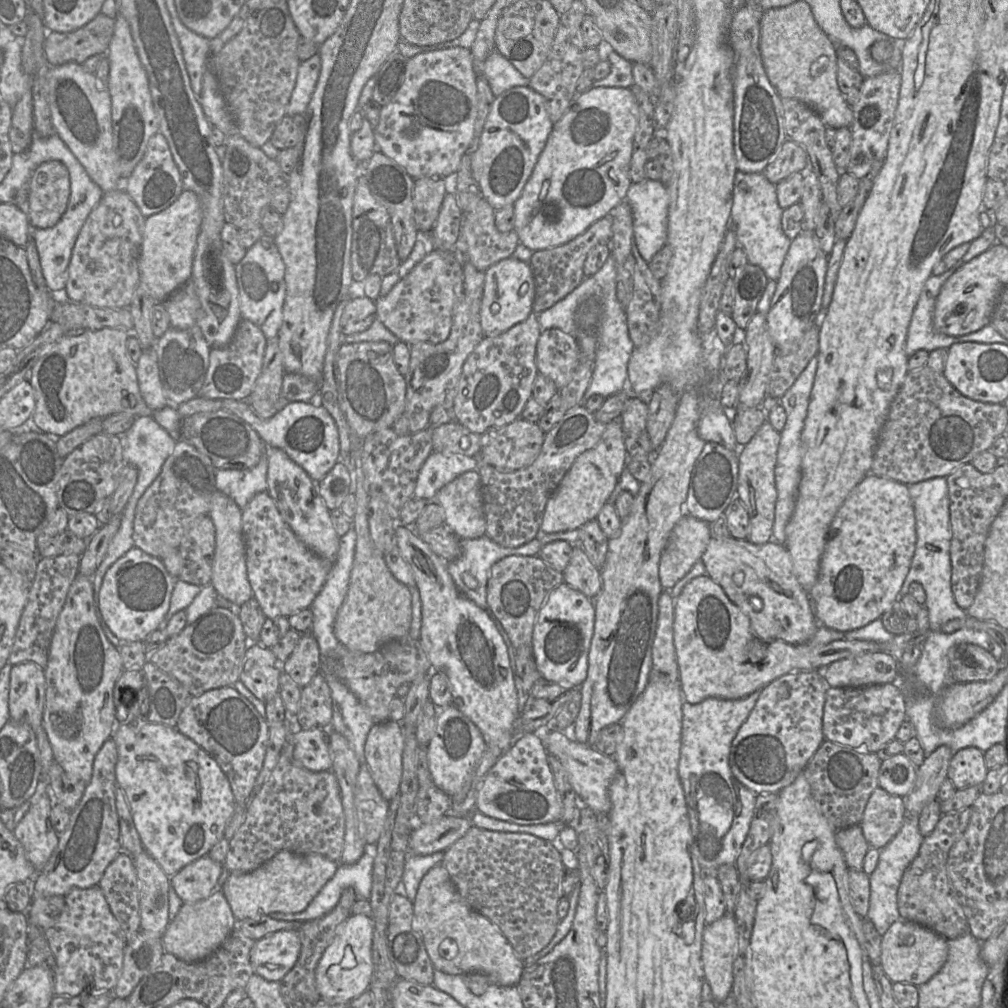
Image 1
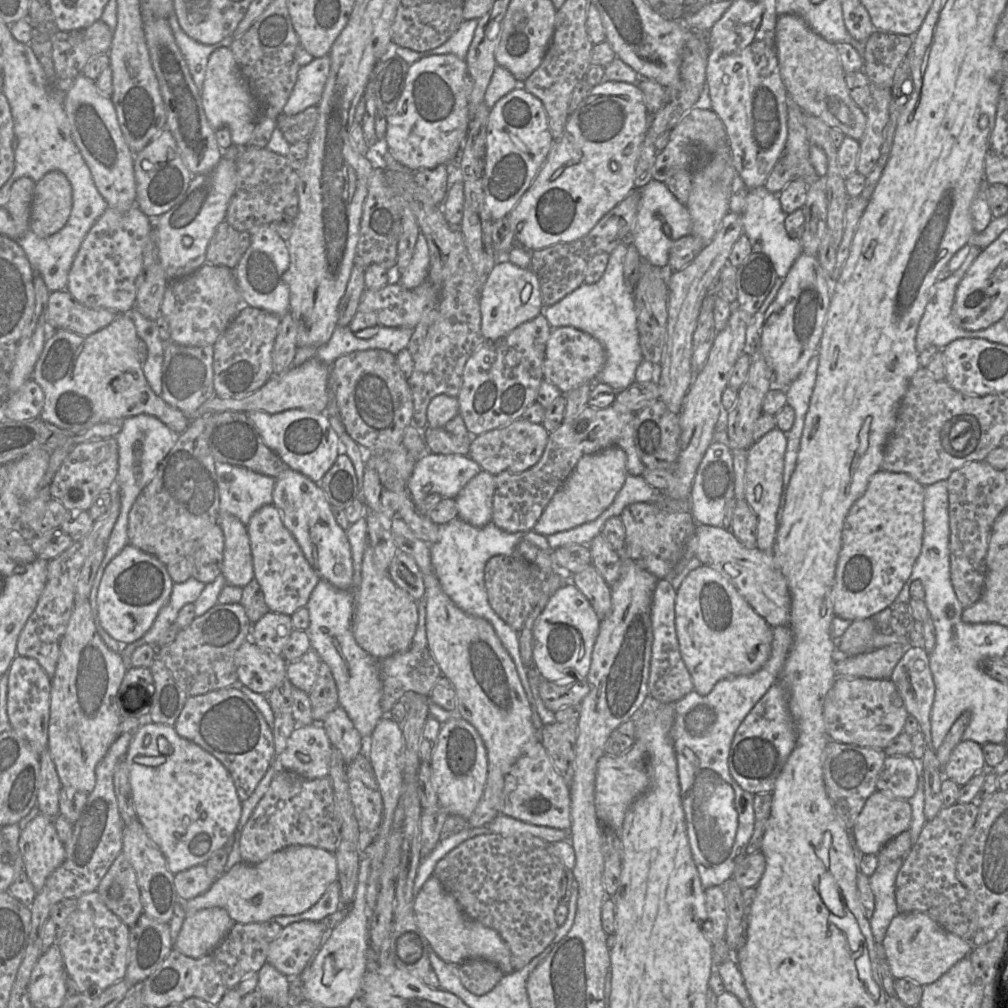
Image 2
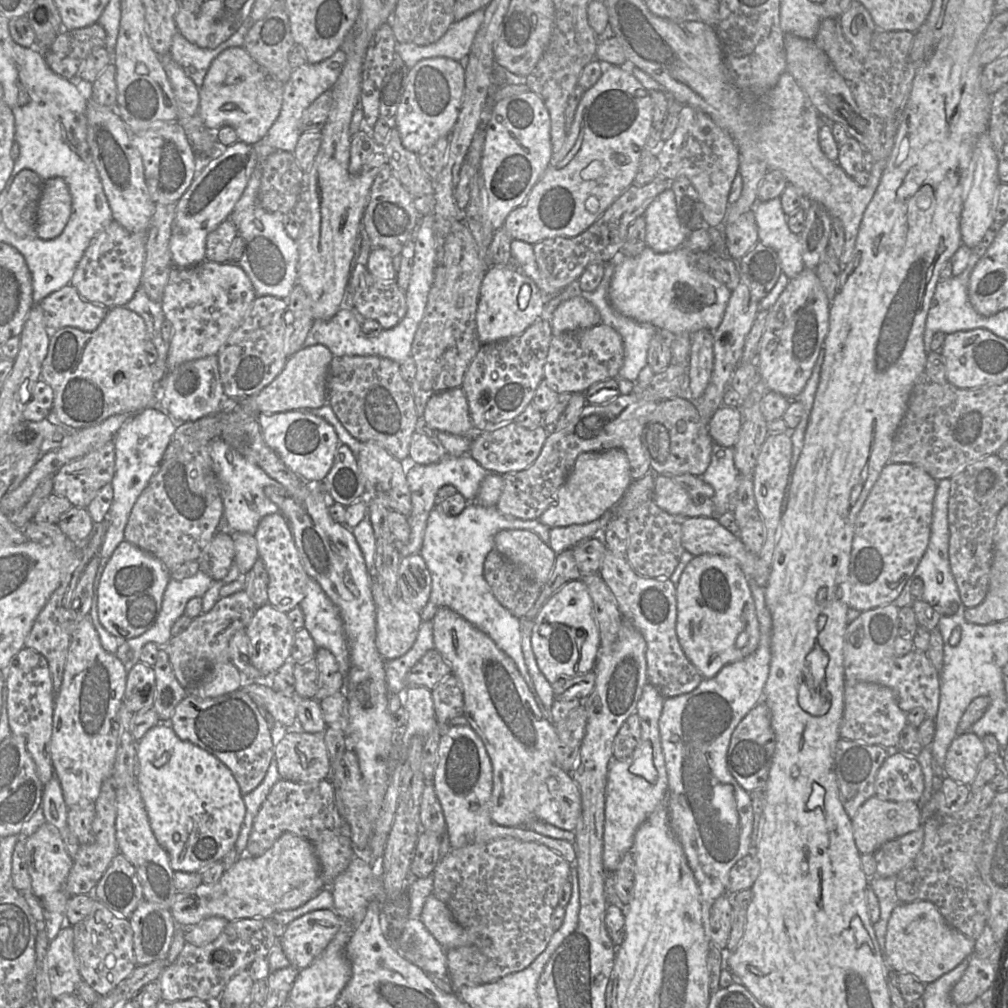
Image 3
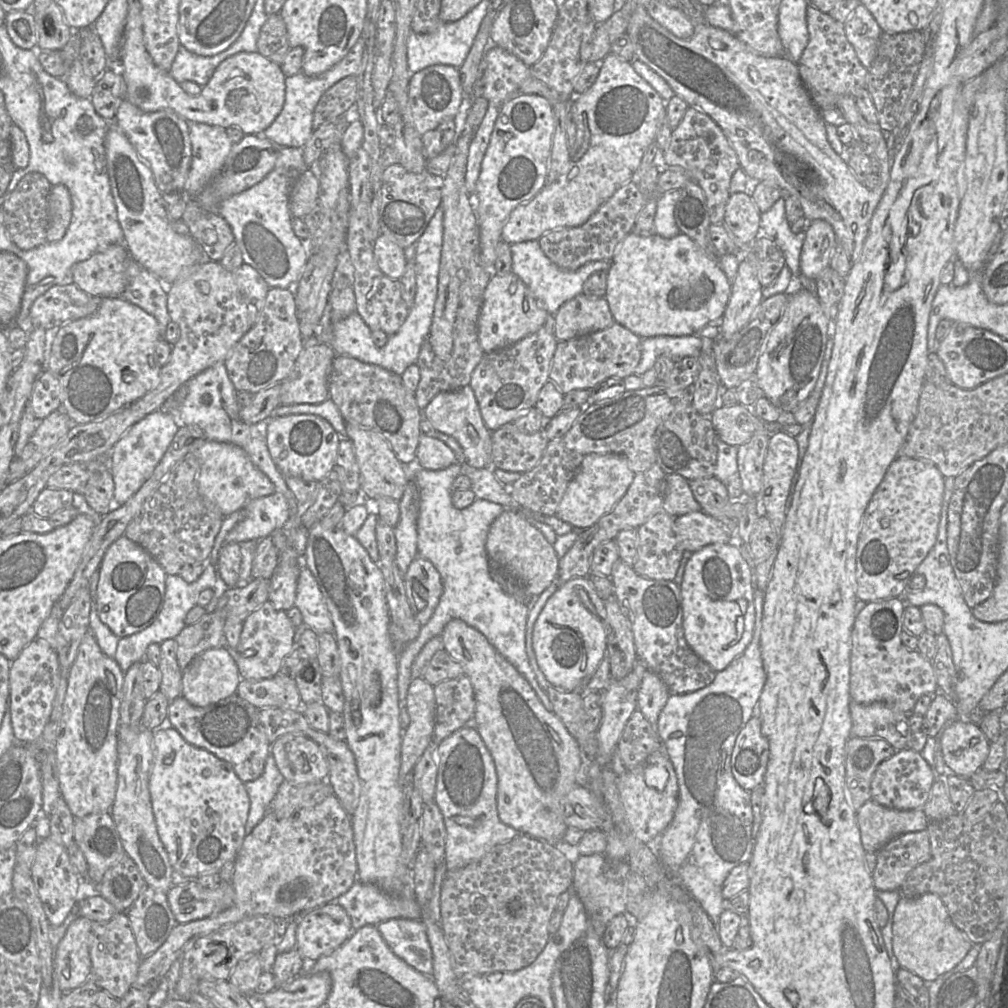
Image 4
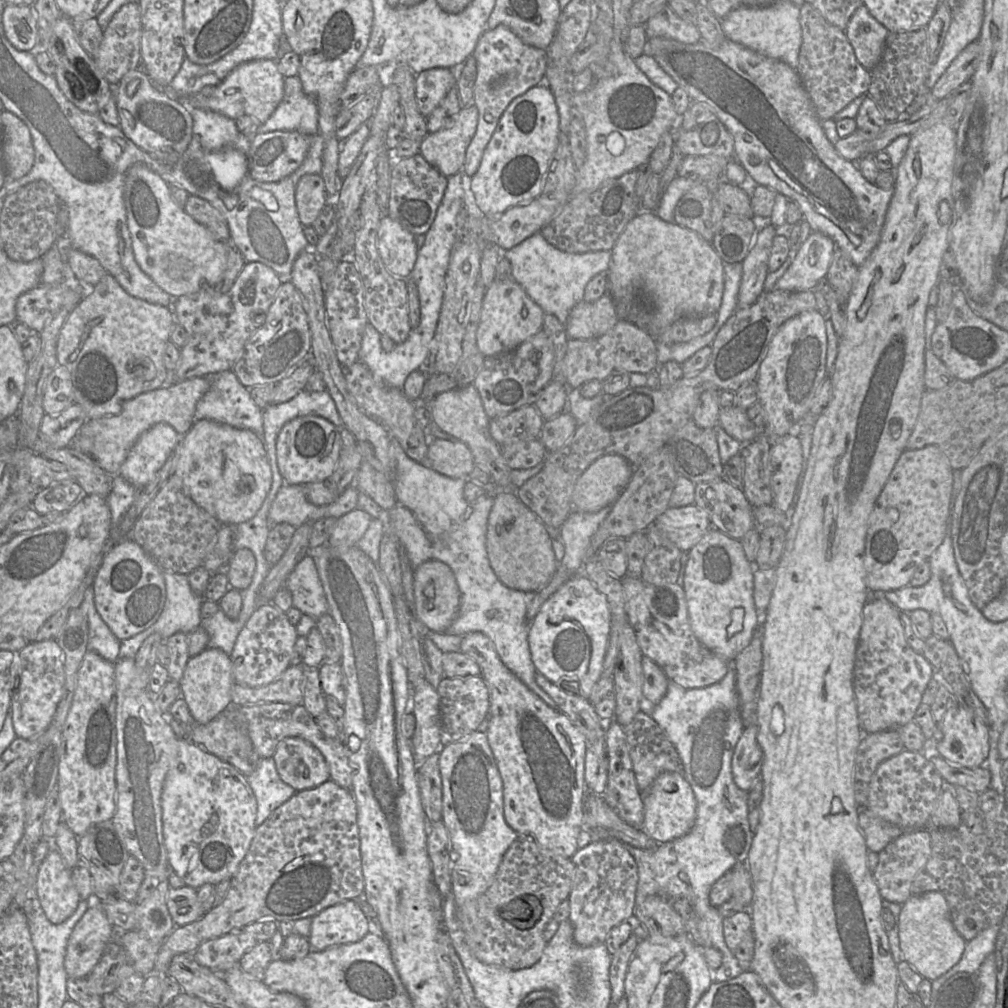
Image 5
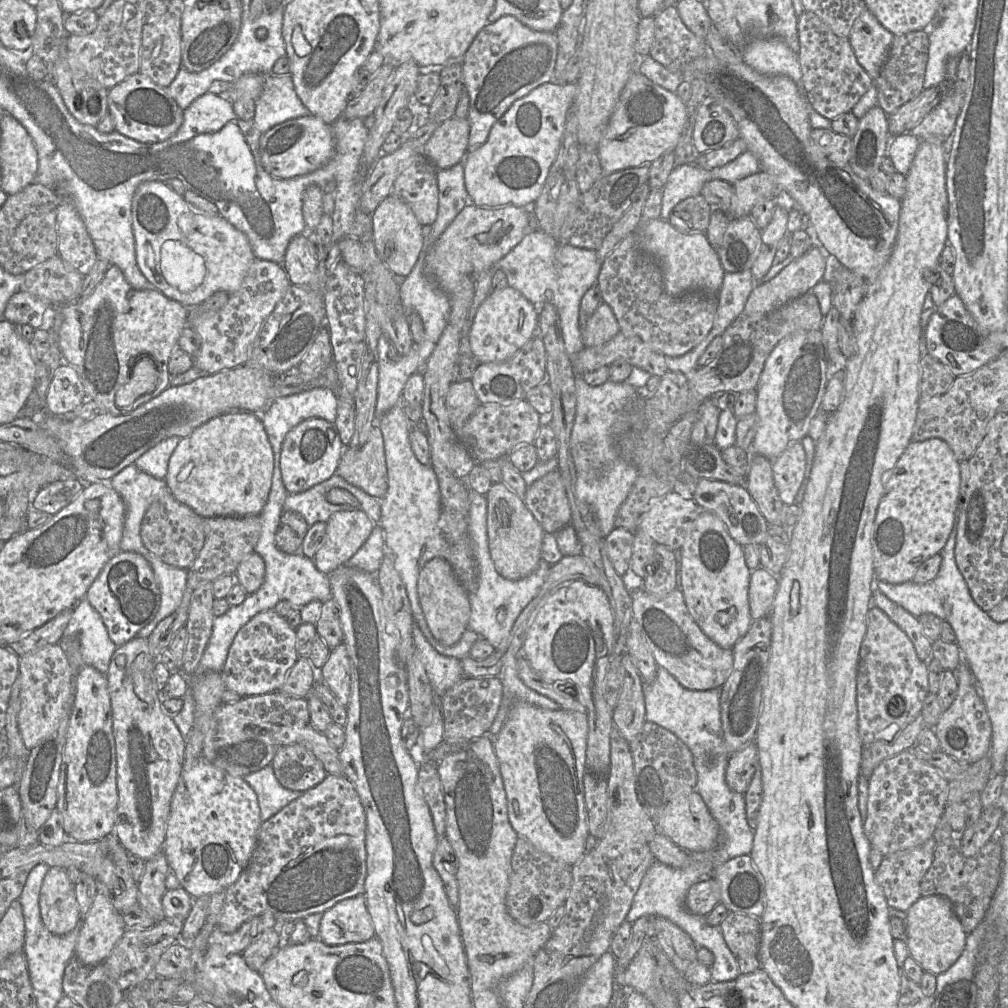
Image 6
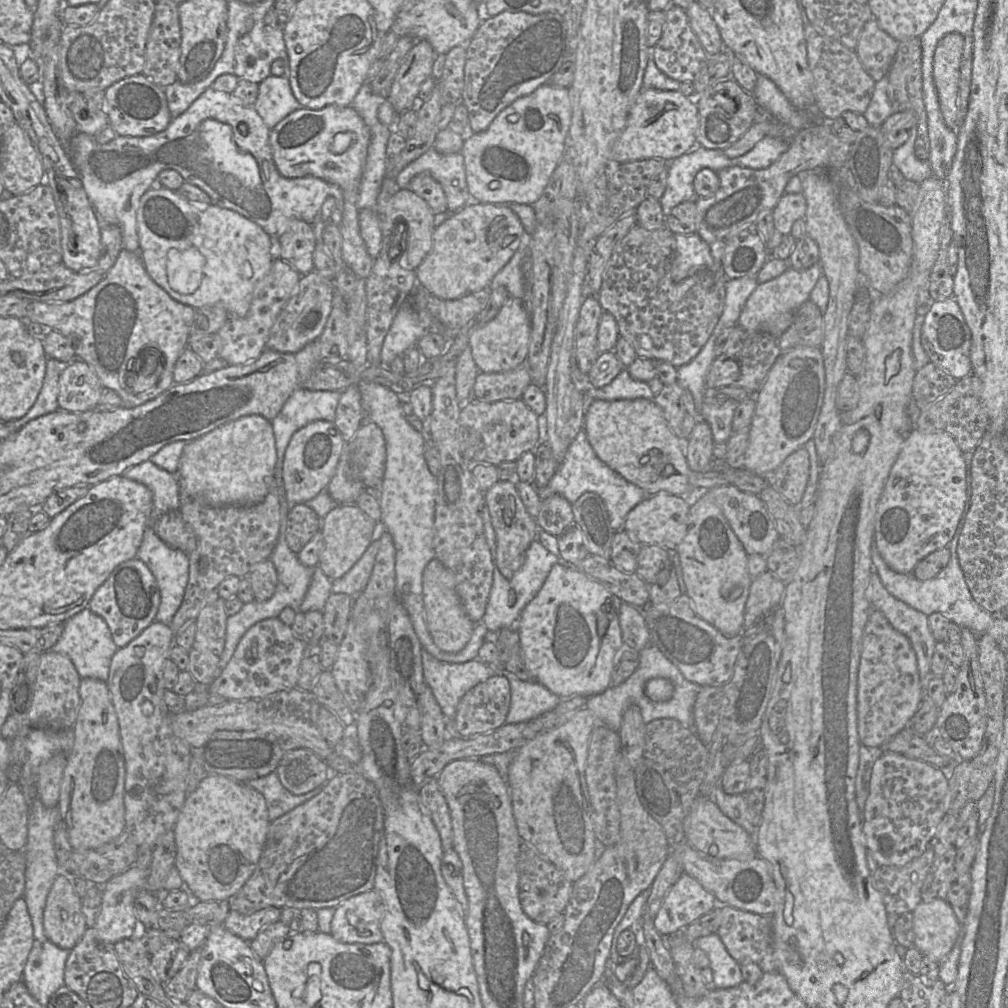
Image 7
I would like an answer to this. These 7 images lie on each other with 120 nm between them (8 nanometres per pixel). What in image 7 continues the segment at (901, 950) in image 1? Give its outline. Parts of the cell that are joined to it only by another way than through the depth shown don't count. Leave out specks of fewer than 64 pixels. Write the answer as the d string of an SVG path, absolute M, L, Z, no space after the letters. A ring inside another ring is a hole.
M940 898L922 901L912 913L913 946L939 963L953 948L962 925L950 904Z

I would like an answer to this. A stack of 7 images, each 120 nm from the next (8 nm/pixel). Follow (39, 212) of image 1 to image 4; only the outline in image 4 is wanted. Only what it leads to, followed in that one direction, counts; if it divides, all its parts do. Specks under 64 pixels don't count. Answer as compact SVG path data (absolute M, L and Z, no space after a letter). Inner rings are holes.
M63 184L52 186L49 193L47 242L56 242L63 238L70 224L71 214L71 197L67 187Z

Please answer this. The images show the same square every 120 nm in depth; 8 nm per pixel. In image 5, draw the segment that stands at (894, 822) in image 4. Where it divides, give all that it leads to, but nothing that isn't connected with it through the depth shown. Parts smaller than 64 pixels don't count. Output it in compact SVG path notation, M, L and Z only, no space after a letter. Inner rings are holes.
M866 808L860 810L858 823L865 835L868 849L877 853L904 833L898 826L878 817Z

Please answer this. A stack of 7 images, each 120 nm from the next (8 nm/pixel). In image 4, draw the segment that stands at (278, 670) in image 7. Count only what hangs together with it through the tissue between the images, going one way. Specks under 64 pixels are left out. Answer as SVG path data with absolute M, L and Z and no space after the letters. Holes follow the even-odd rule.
M269 601L253 611L243 622L238 646L230 650L241 678L257 681L277 675L285 658L294 649L295 630L286 611L276 610Z

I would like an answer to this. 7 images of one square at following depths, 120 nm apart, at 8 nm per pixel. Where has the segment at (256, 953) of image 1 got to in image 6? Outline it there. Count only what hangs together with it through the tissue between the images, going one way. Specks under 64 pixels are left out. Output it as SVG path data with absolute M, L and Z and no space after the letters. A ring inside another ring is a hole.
M364 895L346 898L322 915L318 939L329 946L366 942L374 937Z

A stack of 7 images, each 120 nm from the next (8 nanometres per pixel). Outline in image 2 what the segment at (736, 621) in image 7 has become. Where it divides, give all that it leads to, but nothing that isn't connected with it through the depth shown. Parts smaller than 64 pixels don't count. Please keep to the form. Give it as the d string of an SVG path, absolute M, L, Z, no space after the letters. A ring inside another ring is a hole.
M704 564L689 572L676 592L675 629L681 658L692 678L694 690L702 696L710 693L722 679L757 672L771 653L772 627L720 572Z

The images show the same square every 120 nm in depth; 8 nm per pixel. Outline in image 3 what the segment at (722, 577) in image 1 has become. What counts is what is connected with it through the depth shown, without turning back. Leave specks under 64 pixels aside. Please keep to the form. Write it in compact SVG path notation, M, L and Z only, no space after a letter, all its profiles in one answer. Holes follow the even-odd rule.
M688 517L685 518L682 525L682 545L686 552L694 557L702 554L715 554L727 557L733 560L749 581L765 587L770 566L767 566L759 556L751 553L739 537L733 535L714 517Z

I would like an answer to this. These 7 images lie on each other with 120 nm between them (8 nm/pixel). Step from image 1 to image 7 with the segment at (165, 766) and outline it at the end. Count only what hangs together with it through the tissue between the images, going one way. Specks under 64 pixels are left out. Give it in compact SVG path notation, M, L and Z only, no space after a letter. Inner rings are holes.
M206 774L197 789L187 795L174 826L177 855L175 868L200 902L220 902L235 895L254 872L266 844L270 826L264 796L246 782L227 776Z

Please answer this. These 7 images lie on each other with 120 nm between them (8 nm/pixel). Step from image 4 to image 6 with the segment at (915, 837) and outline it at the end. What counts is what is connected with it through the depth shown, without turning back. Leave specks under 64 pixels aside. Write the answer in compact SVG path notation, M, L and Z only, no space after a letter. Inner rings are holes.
M931 837L916 847L901 850L883 857L883 861L875 871L874 876L876 882L883 889L889 907L907 912L921 897L921 881L933 862L936 845L937 841L934 837Z

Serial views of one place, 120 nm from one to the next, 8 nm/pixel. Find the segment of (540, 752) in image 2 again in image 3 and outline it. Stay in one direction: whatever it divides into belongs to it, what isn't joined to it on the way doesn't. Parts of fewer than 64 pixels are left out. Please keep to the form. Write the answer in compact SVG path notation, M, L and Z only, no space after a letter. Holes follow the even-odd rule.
M553 765L546 782L539 785L538 806L533 812L537 820L575 831L582 814L582 801L572 773Z

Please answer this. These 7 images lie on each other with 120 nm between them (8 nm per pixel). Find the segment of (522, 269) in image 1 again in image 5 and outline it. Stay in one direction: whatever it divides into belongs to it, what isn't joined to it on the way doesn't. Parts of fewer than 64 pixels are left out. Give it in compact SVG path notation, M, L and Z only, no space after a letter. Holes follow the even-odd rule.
M511 279L494 282L484 294L476 343L479 351L487 358L513 350L542 329L544 311L527 295L522 286Z

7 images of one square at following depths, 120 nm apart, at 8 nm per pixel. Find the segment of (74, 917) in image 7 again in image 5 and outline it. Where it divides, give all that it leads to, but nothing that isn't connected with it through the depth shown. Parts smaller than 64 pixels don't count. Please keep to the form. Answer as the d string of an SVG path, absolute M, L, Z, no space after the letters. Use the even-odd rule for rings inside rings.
M55 848L50 849L37 873L37 895L41 907L52 924L61 924L77 909L81 901L79 892L72 879L72 869L64 863L61 854Z

